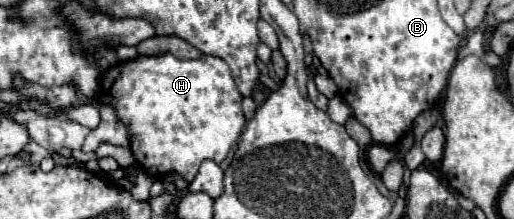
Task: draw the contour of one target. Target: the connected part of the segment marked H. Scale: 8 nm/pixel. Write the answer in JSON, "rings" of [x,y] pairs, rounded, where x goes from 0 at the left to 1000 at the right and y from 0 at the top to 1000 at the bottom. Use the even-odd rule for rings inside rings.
{"rings":[[[337,247],[267,256],[196,338],[189,466],[224,493],[251,575],[255,685],[267,740],[298,804],[348,795],[372,831],[395,731],[434,740],[461,648],[477,530],[446,301],[418,256],[348,274]]]}

